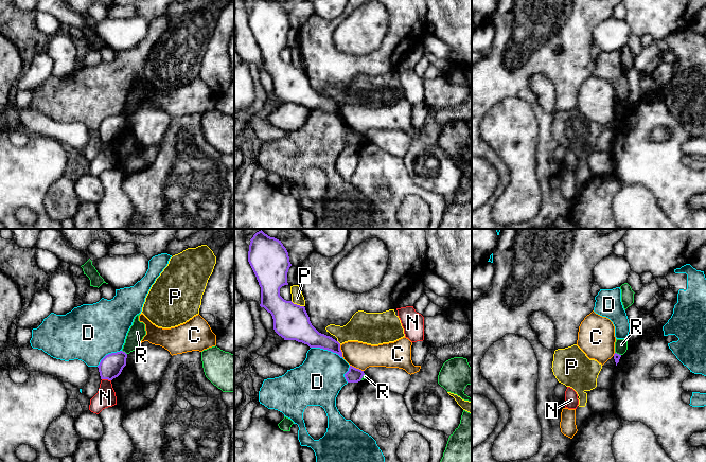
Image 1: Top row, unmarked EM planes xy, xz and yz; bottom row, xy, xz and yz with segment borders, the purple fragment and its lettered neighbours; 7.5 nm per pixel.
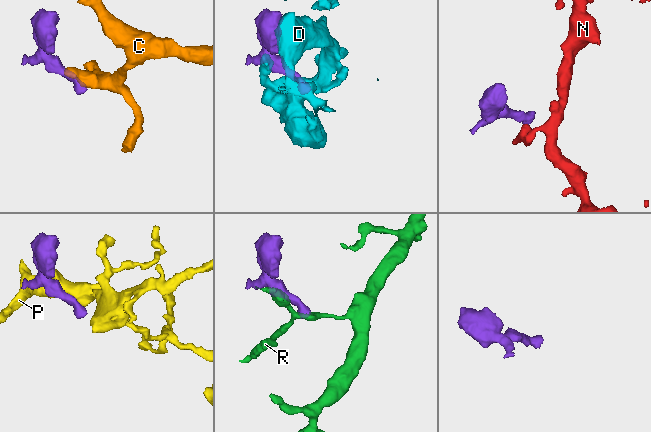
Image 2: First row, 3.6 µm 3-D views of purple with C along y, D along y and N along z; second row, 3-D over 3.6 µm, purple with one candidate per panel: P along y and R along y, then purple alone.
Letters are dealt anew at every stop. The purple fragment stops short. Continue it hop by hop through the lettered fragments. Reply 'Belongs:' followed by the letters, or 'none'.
Belongs: none

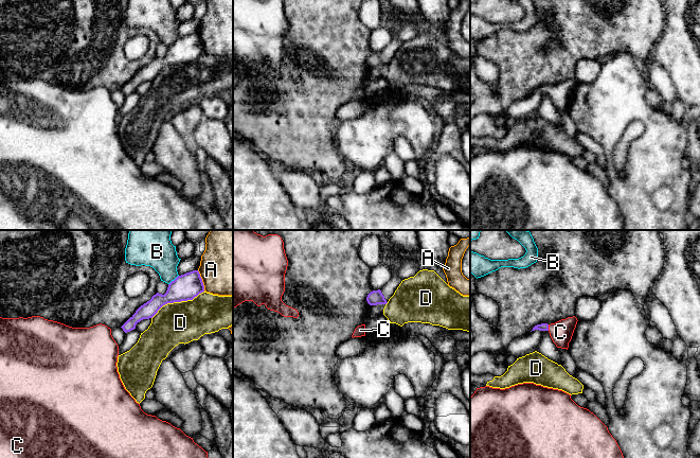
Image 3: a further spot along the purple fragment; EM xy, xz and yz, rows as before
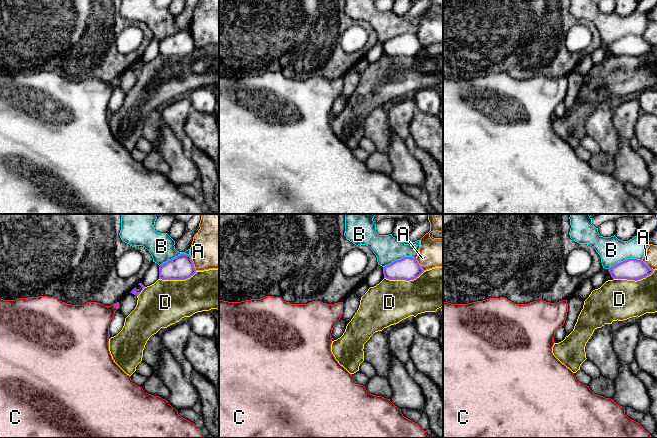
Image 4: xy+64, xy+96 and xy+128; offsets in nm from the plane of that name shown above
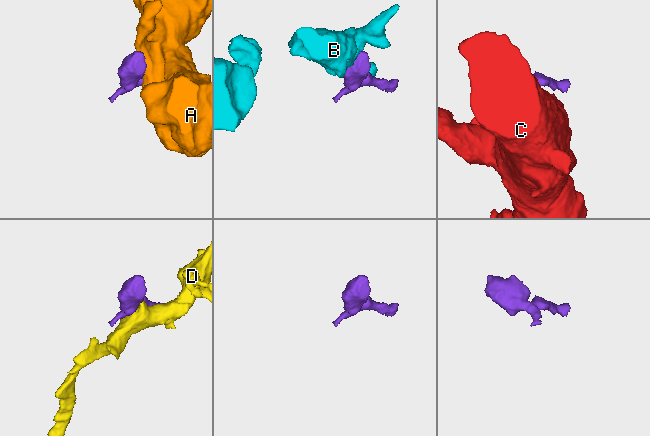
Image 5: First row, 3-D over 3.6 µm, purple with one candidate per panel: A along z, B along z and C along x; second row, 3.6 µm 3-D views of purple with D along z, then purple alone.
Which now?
Belongs: C

